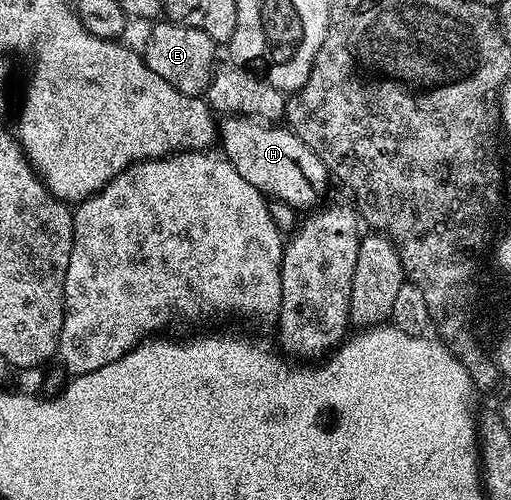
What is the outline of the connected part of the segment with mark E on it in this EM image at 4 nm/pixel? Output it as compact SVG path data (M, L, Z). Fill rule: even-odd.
M159 20L147 34L147 47L142 47L143 59L161 76L161 80L169 80L173 88L186 94L202 95L211 83L211 75L215 73L217 44L212 38L196 26L186 26L184 22Z

